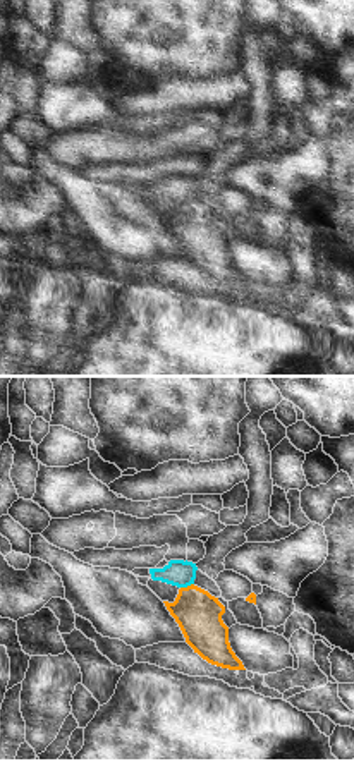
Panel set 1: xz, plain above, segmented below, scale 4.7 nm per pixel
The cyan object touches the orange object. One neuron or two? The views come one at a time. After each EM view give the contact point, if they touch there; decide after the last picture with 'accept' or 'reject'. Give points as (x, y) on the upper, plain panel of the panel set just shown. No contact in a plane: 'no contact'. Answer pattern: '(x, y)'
(186, 201)

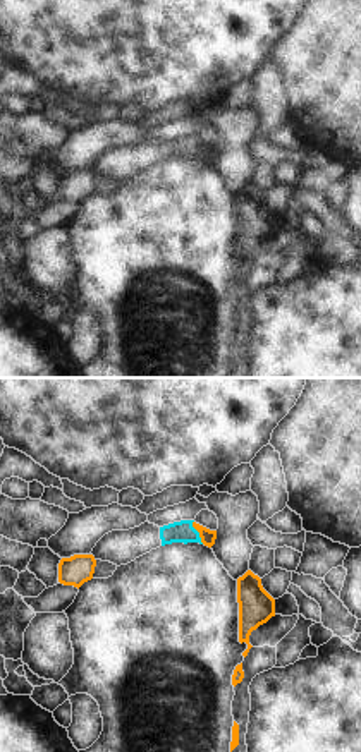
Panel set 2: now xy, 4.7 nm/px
(198, 148)

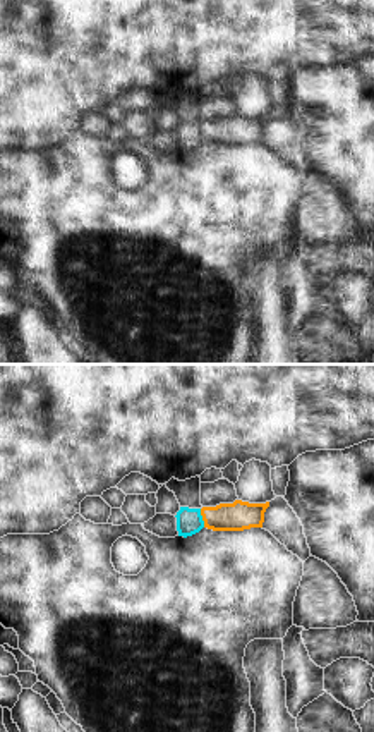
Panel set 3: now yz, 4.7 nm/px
(201, 133)

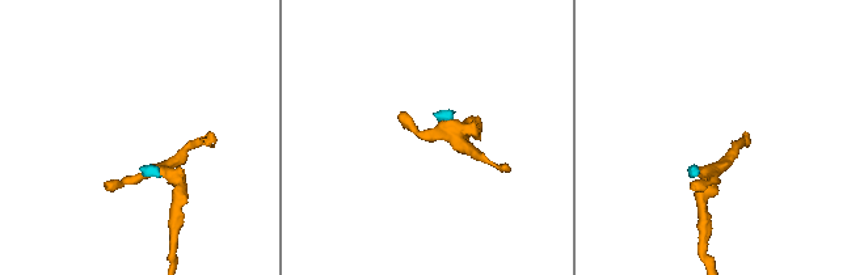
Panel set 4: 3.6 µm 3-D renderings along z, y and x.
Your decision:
reject

